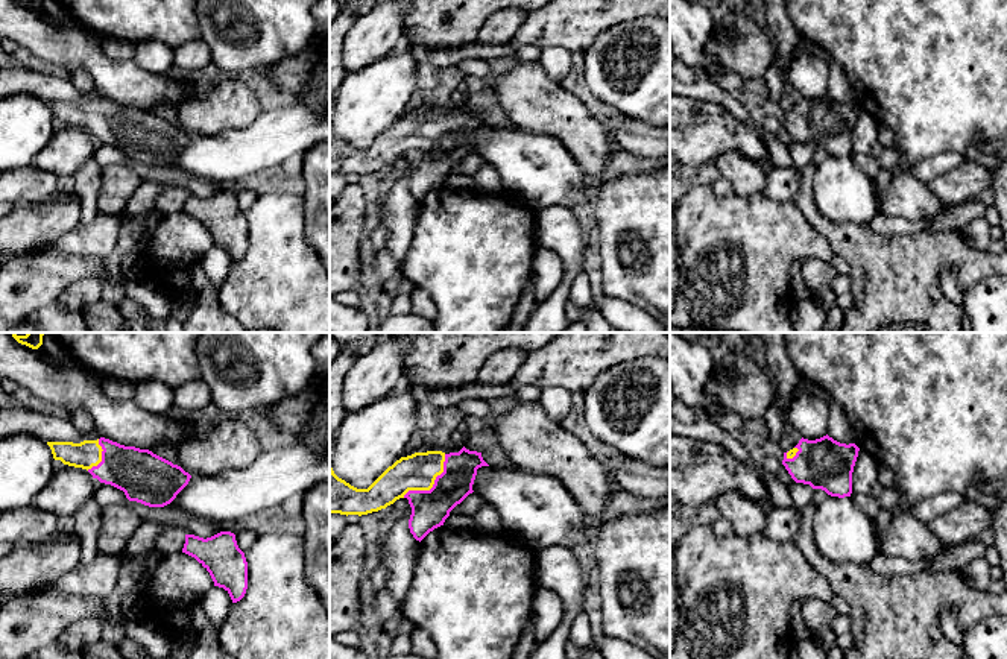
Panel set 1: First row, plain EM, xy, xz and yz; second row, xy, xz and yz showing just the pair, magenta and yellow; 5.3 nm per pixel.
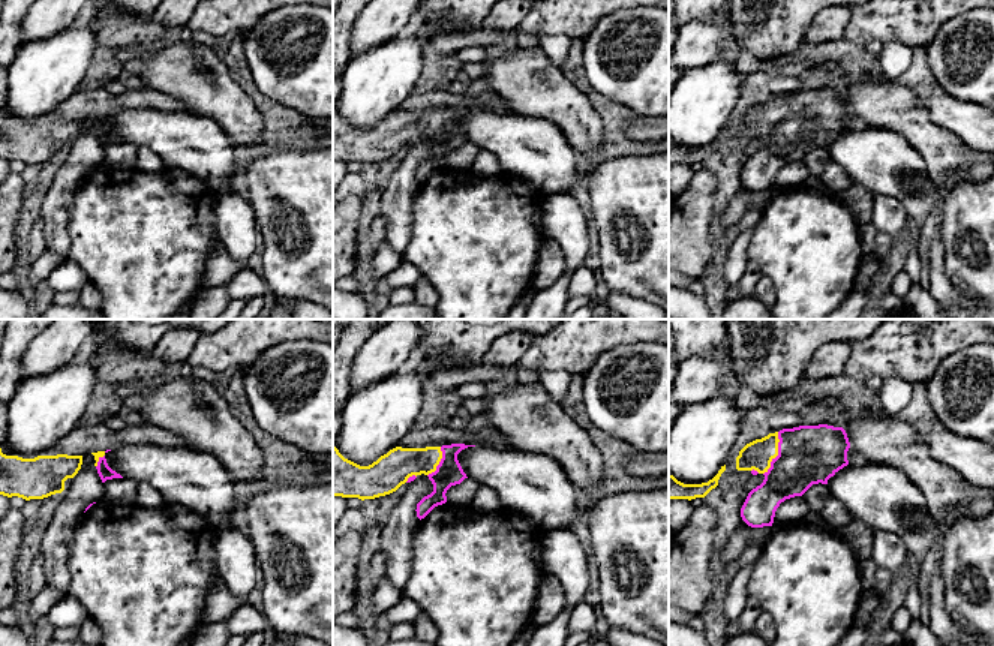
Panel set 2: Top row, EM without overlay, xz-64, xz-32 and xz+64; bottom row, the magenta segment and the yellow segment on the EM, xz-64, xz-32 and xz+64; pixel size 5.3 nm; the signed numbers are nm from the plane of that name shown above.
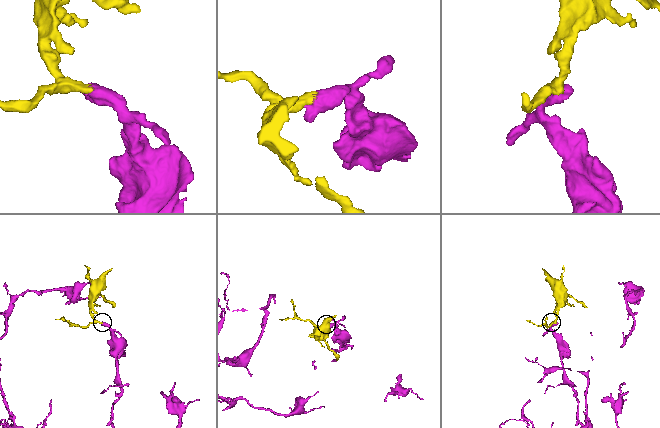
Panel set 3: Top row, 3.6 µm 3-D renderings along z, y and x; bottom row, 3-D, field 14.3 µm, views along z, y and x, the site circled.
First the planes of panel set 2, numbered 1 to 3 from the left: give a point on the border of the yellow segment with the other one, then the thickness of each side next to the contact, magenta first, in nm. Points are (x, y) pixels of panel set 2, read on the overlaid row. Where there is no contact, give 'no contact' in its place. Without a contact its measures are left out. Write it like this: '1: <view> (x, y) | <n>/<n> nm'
1: xz-64 (99, 460) | 80/40 nm
2: xz-32 (440, 462) | 150/180 nm
3: xz+64 (778, 453) | 320/160 nm

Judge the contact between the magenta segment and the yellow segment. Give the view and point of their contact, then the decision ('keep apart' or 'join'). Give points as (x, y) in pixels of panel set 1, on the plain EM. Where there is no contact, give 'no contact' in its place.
contact xz (433, 145); join

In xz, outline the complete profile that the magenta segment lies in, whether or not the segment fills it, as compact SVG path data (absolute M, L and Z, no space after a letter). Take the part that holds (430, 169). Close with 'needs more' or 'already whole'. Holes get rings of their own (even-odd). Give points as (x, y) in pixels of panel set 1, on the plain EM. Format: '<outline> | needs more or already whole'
M465 106L459 112L415 112L389 126L368 149L339 138L330 125L330 173L368 175L407 158L410 193L422 200L444 185L450 172L469 153L477 129L489 126L481 112Z | needs more

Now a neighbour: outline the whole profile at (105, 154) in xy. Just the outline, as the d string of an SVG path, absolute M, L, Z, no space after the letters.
M102 143L99 147L96 147L93 158L102 167L105 167L108 164L122 164L122 162L129 161L123 150L120 150L120 149L111 146L111 144L105 144L105 143Z

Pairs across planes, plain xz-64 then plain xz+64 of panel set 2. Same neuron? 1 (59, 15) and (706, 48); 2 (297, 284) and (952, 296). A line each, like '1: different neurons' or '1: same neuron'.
1: same neuron
2: different neurons

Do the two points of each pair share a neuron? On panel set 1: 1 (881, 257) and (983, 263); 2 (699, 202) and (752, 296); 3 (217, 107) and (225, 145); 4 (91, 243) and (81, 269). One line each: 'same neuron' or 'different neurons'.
1: same neuron
2: same neuron
3: different neurons
4: different neurons

